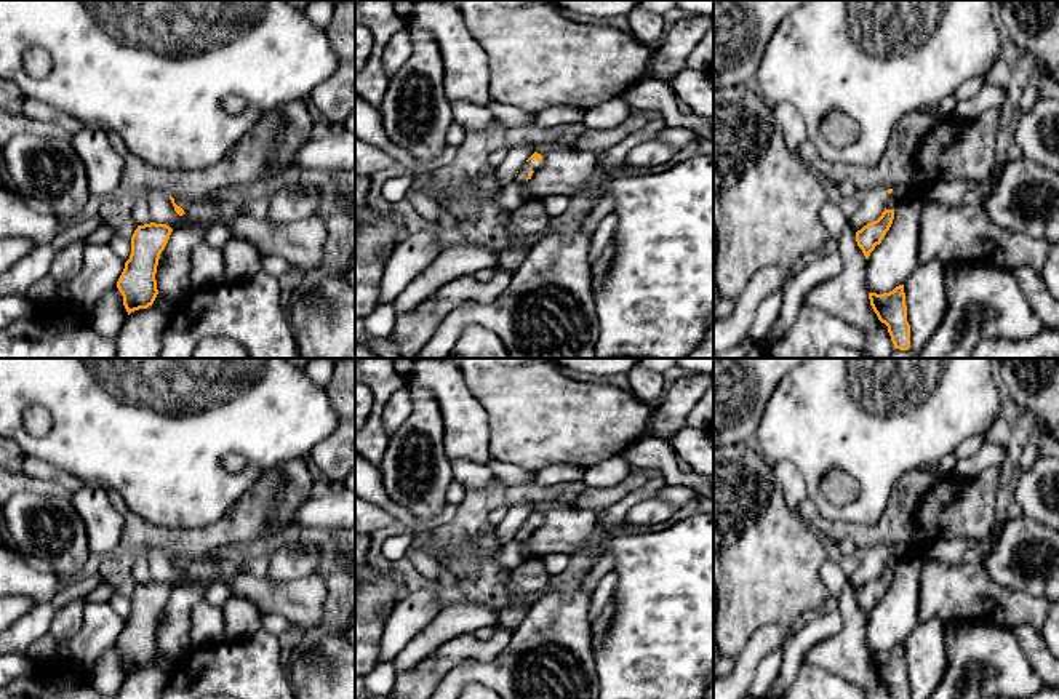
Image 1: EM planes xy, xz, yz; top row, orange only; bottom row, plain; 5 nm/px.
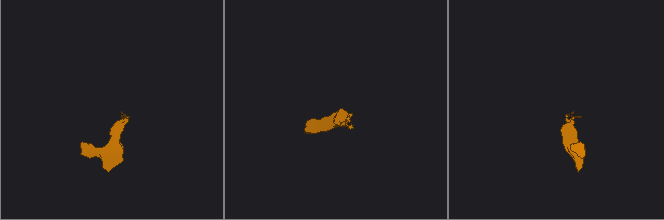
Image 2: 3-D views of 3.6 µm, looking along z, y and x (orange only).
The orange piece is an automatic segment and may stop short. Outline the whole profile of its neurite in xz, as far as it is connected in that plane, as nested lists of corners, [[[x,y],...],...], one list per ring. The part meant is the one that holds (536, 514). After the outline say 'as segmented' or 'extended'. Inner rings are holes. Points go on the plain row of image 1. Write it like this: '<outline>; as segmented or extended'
[[[534,510],[534,512],[526,518],[526,521],[517,529],[515,537],[517,537],[517,539],[522,539],[522,541],[531,537],[534,528],[539,525],[539,521],[542,520],[542,517],[544,517],[544,515],[542,515],[541,512]]]; extended

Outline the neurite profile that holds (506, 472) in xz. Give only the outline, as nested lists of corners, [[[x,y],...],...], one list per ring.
[[[491,457],[485,464],[490,465],[496,478],[506,485],[525,485],[536,481],[534,470],[528,470],[510,462],[499,462]]]

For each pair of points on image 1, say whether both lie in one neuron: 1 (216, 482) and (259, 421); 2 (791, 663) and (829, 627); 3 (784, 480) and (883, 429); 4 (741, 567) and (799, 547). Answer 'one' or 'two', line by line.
1: one
2: one
3: two
4: one

